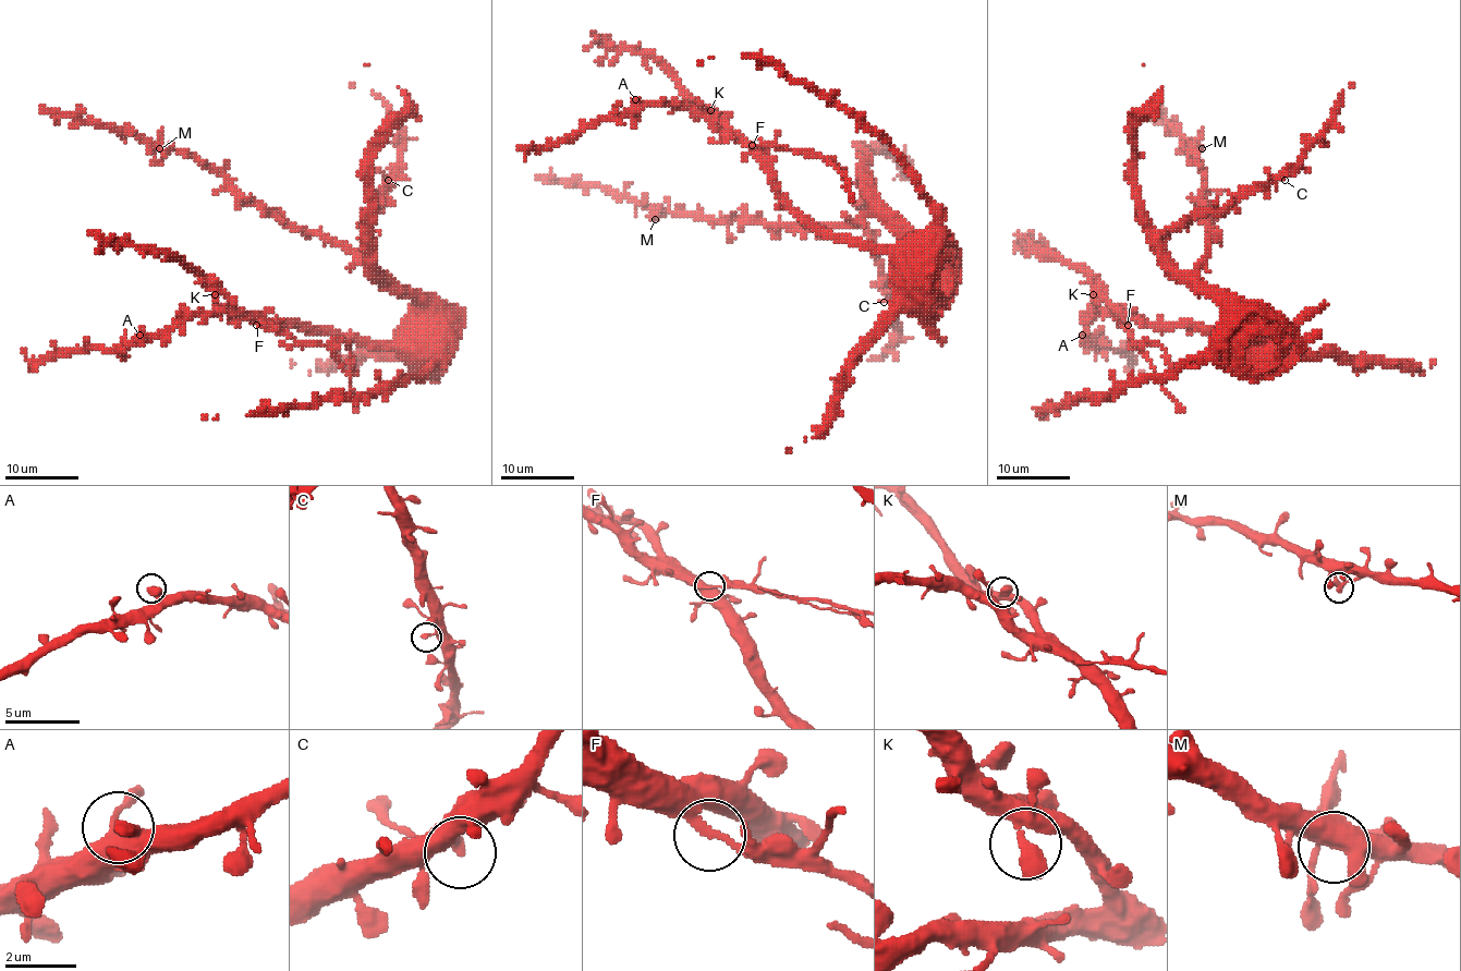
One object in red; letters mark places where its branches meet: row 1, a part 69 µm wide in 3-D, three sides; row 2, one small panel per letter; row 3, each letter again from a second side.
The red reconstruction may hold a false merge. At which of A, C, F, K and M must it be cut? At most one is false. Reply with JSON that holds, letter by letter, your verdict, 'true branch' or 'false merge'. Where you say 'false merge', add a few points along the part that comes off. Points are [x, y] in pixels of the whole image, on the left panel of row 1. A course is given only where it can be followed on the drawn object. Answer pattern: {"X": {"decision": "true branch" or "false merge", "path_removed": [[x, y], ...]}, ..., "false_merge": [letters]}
{"A": {"decision": "true branch"}, "C": {"decision": "true branch"}, "F": {"decision": "false merge", "path_removed": [[257, 324], [279, 328], [313, 347], [329, 348], [351, 381], [356, 412]]}, "K": {"decision": "true branch"}, "M": {"decision": "true branch"}, "false_merge": ["F"]}

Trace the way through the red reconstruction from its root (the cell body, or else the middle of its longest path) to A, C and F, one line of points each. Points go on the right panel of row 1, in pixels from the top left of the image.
A: (1234, 329), (1227, 331), (1229, 342), (1192, 326), (1144, 326), (1095, 313), (1082, 335)
C: (1234, 329), (1221, 305), (1173, 267), (1163, 235), (1179, 230), (1191, 219), (1234, 206), (1244, 196), (1285, 180)
F: (1234, 329), (1227, 331), (1229, 342), (1220, 334), (1202, 334), (1192, 326), (1143, 326), (1130, 318), (1128, 324)

